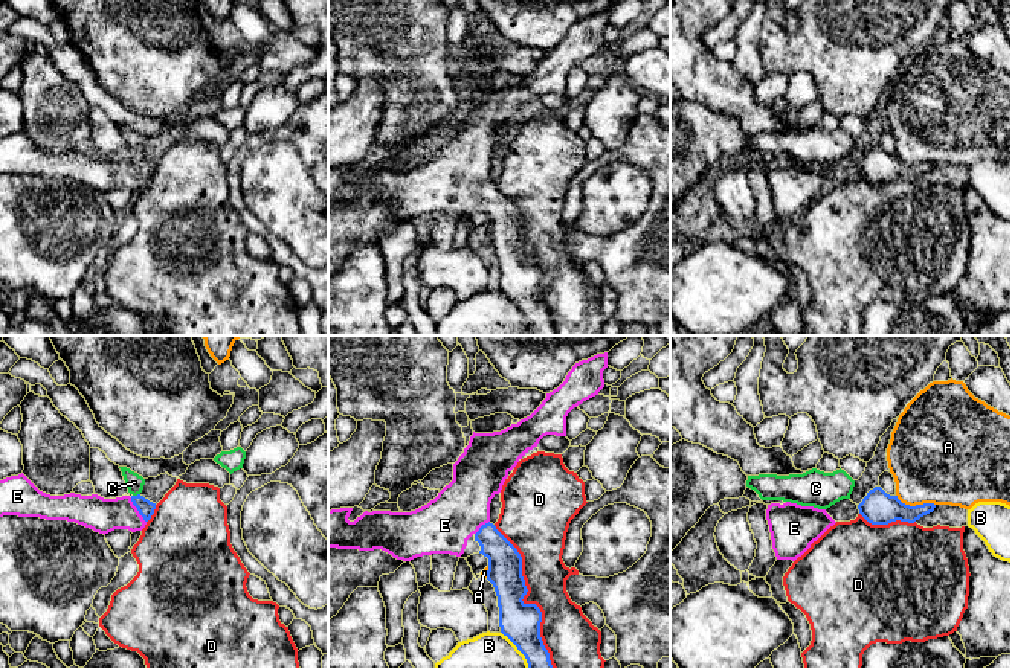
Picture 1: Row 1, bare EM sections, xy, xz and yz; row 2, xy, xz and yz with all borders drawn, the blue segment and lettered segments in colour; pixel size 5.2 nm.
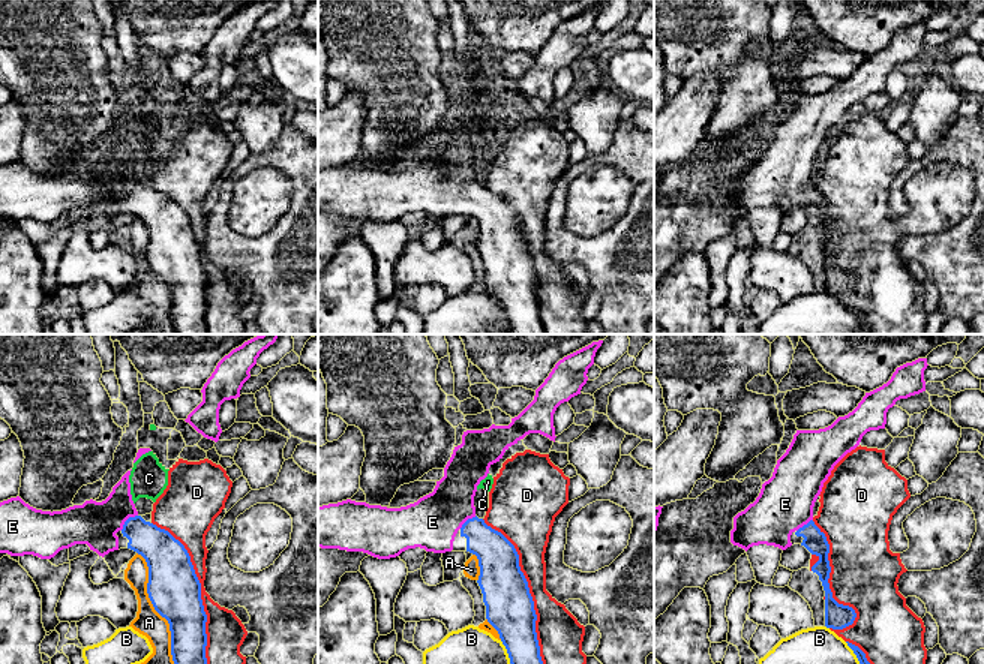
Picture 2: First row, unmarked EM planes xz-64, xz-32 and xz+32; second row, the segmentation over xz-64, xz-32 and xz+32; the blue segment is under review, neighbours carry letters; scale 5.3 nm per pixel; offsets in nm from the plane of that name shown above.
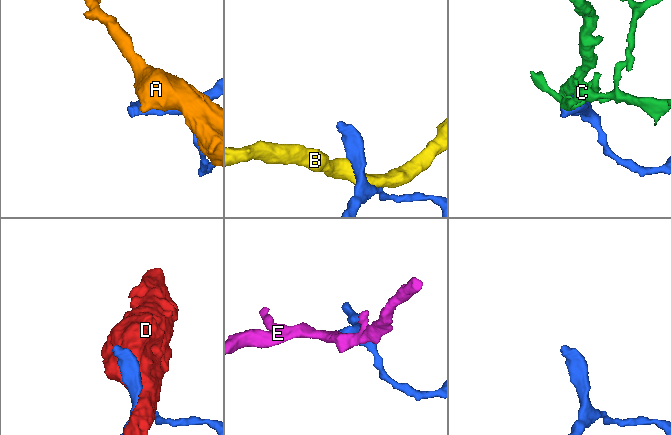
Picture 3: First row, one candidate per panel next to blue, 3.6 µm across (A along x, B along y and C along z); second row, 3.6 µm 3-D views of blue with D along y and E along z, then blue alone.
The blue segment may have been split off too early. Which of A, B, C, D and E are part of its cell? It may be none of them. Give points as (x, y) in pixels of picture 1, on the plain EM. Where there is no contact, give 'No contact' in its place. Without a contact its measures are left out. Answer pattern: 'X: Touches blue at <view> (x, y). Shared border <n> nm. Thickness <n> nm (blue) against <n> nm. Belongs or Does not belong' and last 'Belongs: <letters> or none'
A: Touches blue at yz (916, 163). Shared border 220 nm. Thickness 180 nm (blue) against 440 nm. Does not belong
B: Touches blue at xz (522, 311). Shared border 280 nm. Thickness 200 nm (blue) against 440 nm. Does not belong
C: Touches blue at xy (138, 153). Shared border 40 nm. Thickness 90 nm (blue) against 90 nm. Does not belong
D: Touches blue at xz (527, 263). Shared border 850 nm. Thickness 200 nm (blue) against 260 nm. Does not belong
E: Touches blue at xy (138, 168). Shared border 160 nm. Thickness 90 nm (blue) against 180 nm. Belongs
Belongs: E

